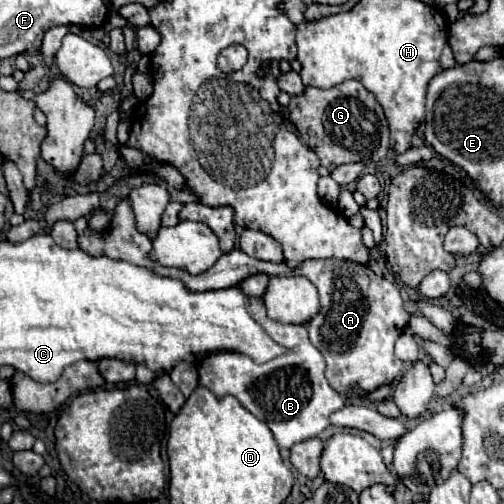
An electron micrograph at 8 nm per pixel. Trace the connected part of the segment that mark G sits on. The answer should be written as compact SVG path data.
M345 80L329 90L305 88L301 96L293 96L289 106L289 118L299 130L299 138L315 150L329 172L341 164L373 160L379 162L389 150L389 126L383 116L383 108L375 96L357 80Z

